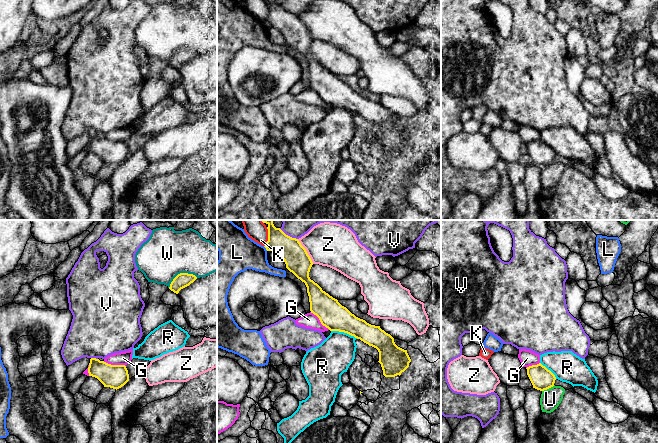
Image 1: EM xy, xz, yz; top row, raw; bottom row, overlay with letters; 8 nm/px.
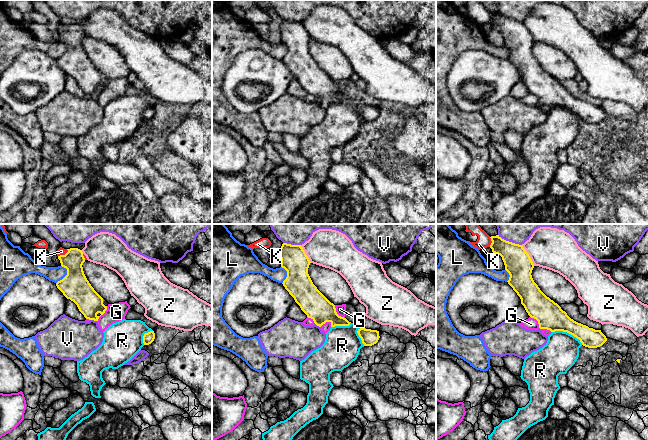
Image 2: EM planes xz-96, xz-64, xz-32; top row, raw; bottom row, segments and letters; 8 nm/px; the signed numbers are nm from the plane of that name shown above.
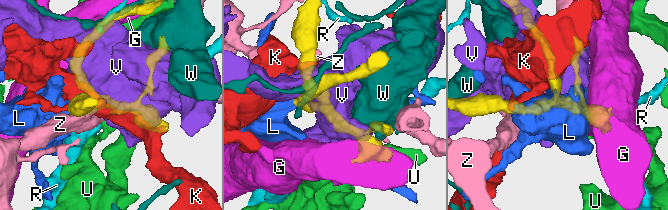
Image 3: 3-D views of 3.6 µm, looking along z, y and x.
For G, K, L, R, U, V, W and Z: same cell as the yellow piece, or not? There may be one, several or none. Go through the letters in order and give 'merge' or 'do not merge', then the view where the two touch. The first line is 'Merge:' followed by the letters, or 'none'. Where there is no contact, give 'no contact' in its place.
Merge: none
G: do not merge; meets yellow in xy
K: do not merge; meets yellow in xz
L: do not merge; meets yellow in xz
R: do not merge; meets yellow in xz
U: do not merge; meets yellow in yz
V: do not merge; meets yellow in xy
W: do not merge; meets yellow in xy
Z: do not merge; meets yellow in xz

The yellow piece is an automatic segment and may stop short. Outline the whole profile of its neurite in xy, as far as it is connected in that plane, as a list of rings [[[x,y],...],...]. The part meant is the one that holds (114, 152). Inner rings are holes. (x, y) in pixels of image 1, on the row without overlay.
[[[91,134],[88,143],[89,152],[97,154],[104,163],[119,165],[129,157],[125,141],[111,141],[96,134]]]

